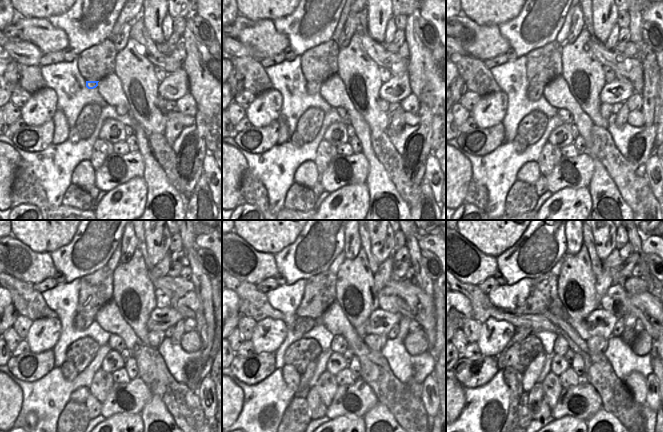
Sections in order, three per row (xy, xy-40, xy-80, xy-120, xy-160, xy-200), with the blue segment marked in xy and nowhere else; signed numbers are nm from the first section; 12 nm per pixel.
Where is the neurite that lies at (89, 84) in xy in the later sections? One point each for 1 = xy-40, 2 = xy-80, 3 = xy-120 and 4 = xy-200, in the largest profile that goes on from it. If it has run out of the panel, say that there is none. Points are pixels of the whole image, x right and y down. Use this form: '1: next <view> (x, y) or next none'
1: next xy-40 (313, 87)
2: next xy-80 (534, 93)
3: next xy-120 (82, 321)
4: next xy-200 (521, 333)

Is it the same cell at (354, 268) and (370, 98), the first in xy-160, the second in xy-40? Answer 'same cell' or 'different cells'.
same cell

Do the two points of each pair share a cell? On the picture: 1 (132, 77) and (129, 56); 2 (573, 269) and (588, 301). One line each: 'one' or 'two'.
1: one
2: one

